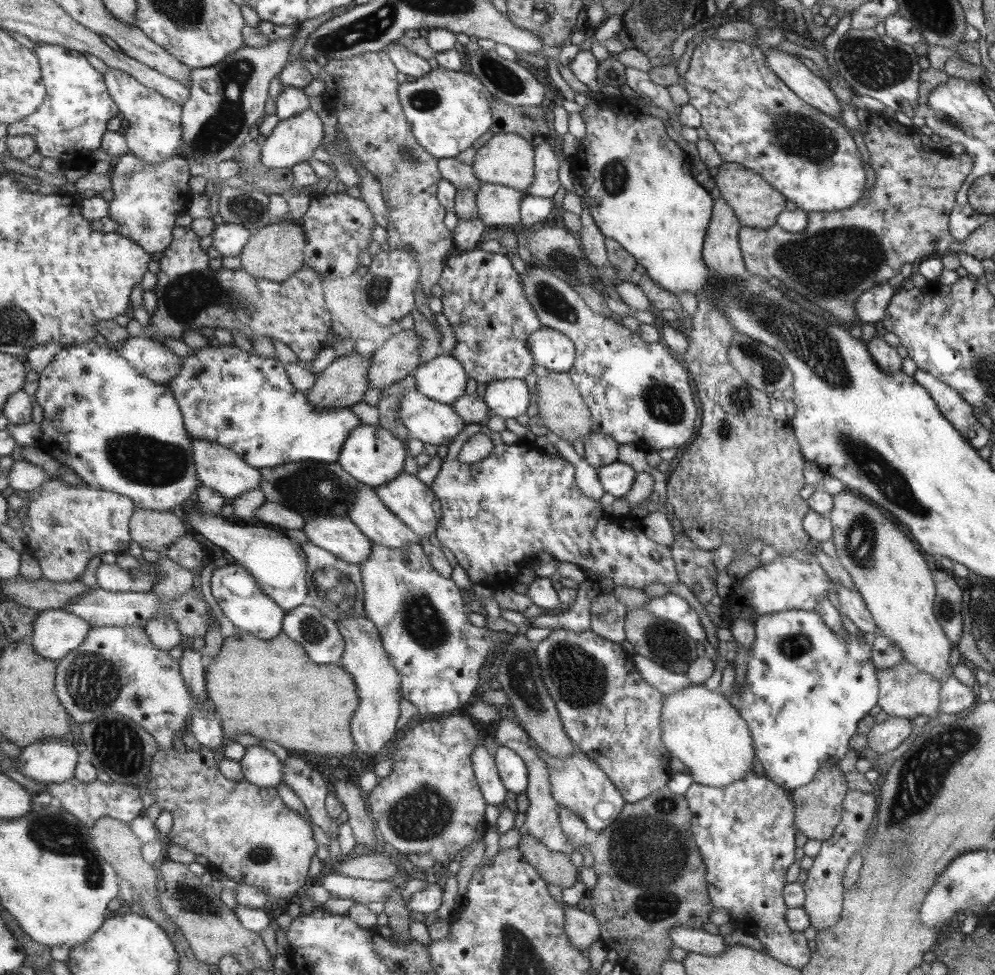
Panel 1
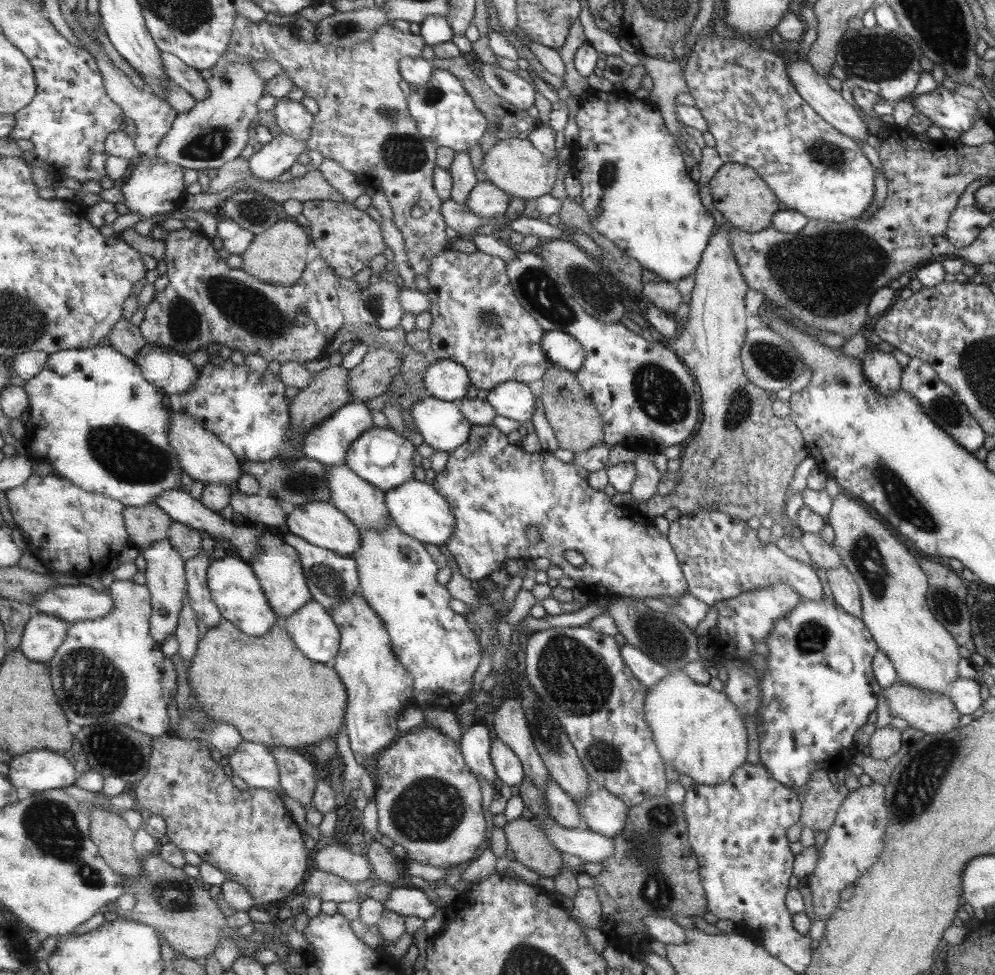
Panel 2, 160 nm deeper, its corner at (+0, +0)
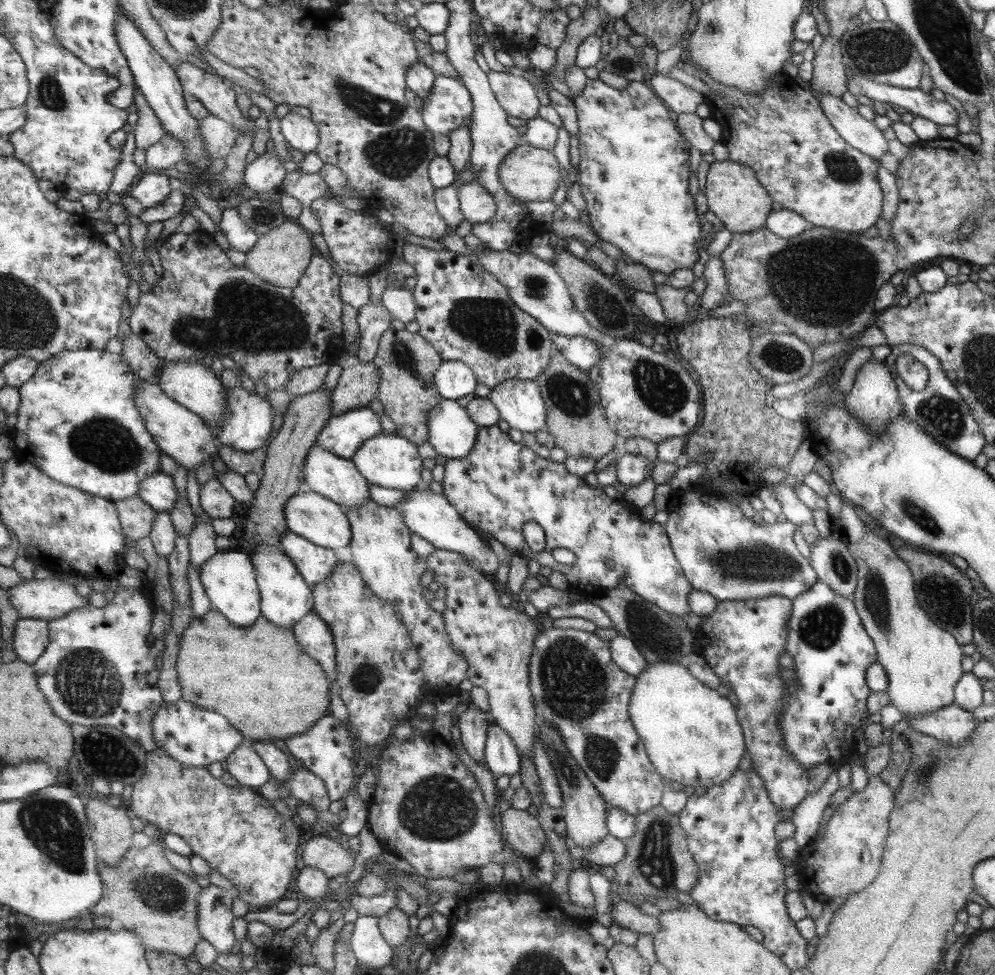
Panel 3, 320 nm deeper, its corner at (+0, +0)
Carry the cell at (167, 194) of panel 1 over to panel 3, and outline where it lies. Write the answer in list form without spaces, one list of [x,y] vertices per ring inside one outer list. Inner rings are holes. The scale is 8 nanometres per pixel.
[[[144,172],[130,194],[145,208],[155,208],[167,200],[171,192],[171,178],[164,174]]]

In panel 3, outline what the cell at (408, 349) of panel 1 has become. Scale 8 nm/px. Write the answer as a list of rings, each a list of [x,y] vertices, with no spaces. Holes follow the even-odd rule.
[[[359,362],[355,366],[342,367],[336,386],[331,391],[331,415],[339,416],[355,408],[366,407],[376,396],[379,375],[372,362]]]

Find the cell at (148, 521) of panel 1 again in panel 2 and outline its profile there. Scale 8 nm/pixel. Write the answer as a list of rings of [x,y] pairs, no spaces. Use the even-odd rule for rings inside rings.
[[[156,502],[144,507],[128,506],[124,517],[131,542],[142,550],[157,541],[169,539],[170,528],[175,522]]]

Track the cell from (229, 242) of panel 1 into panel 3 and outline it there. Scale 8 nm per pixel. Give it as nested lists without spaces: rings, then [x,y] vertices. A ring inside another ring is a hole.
[[[236,208],[224,210],[220,231],[228,239],[230,248],[246,254],[256,248],[261,237],[261,234],[253,231],[253,228],[249,228]]]

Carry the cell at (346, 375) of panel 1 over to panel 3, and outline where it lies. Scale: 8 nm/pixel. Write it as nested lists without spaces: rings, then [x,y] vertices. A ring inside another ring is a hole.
[[[322,388],[315,392],[291,400],[281,429],[268,445],[264,475],[259,490],[248,508],[244,524],[244,538],[249,542],[251,552],[262,544],[279,544],[281,537],[289,532],[285,507],[288,500],[295,496],[304,483],[304,462],[317,435],[331,416],[331,391]]]

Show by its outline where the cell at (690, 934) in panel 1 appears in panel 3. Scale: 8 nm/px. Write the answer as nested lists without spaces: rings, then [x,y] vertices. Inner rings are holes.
[[[625,901],[610,904],[609,914],[613,923],[633,932],[647,932],[653,935],[660,929],[655,917],[641,913],[636,906]]]

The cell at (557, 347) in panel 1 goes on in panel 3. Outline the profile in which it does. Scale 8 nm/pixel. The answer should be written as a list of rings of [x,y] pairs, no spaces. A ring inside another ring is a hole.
[[[557,335],[554,343],[555,349],[579,370],[587,371],[600,362],[602,352],[594,340],[582,336]]]

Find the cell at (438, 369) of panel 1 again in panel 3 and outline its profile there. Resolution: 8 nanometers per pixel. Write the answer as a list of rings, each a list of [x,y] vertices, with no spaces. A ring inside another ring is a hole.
[[[441,361],[434,372],[434,383],[437,392],[447,400],[463,398],[477,386],[475,373],[461,361]]]

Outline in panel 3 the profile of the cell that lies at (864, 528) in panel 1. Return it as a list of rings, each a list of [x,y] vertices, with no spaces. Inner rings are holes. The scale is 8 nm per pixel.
[[[843,505],[833,524],[845,540],[857,567],[856,587],[851,599],[875,645],[876,662],[887,676],[889,705],[894,706],[904,719],[949,707],[955,699],[956,684],[964,675],[963,664],[959,664],[963,662],[959,642],[955,644],[952,633],[935,626],[921,610],[911,569],[893,554],[887,542],[859,522],[851,506]]]

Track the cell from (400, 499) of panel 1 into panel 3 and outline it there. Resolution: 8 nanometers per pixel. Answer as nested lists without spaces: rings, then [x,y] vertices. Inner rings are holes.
[[[427,486],[412,488],[409,495],[404,497],[395,505],[399,508],[401,516],[404,517],[404,523],[408,528],[420,536],[423,540],[427,540],[435,549],[443,549],[470,558],[475,561],[479,570],[486,572],[487,575],[494,575],[497,566],[499,566],[499,558],[491,552],[491,547],[487,546],[476,532],[476,529],[464,520],[464,517],[453,508],[452,504],[447,504],[447,500],[443,498],[443,494],[433,493]]]

